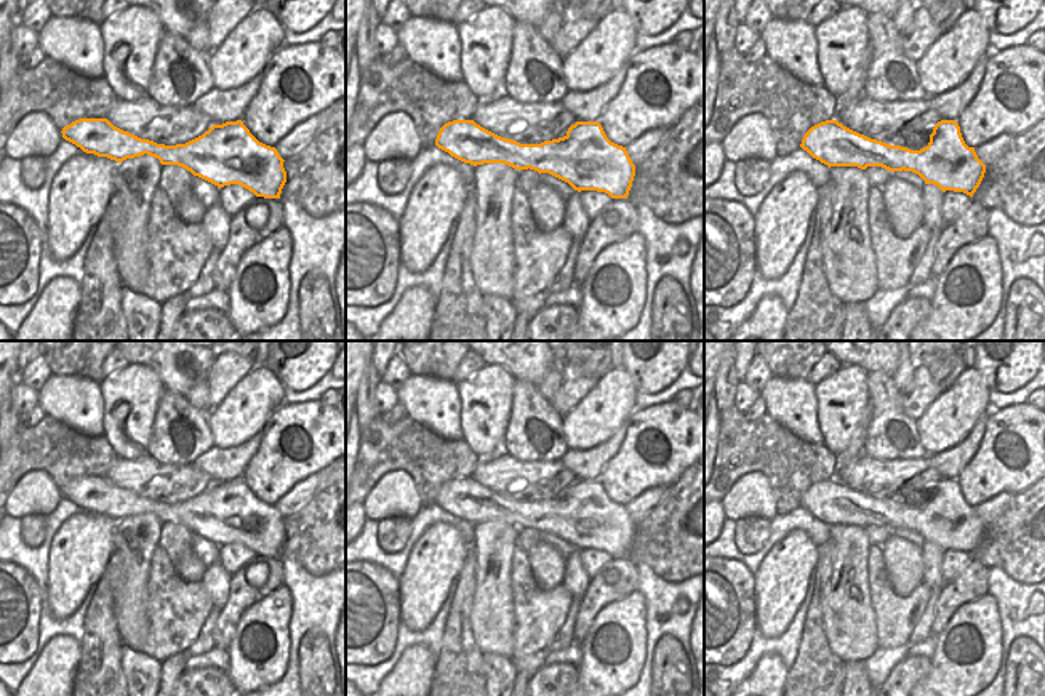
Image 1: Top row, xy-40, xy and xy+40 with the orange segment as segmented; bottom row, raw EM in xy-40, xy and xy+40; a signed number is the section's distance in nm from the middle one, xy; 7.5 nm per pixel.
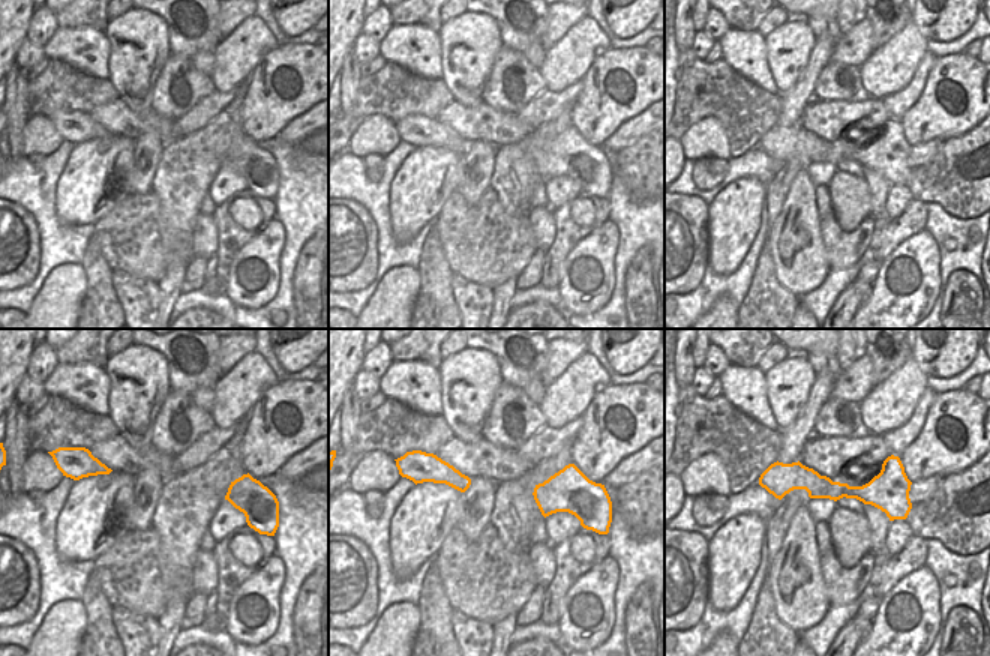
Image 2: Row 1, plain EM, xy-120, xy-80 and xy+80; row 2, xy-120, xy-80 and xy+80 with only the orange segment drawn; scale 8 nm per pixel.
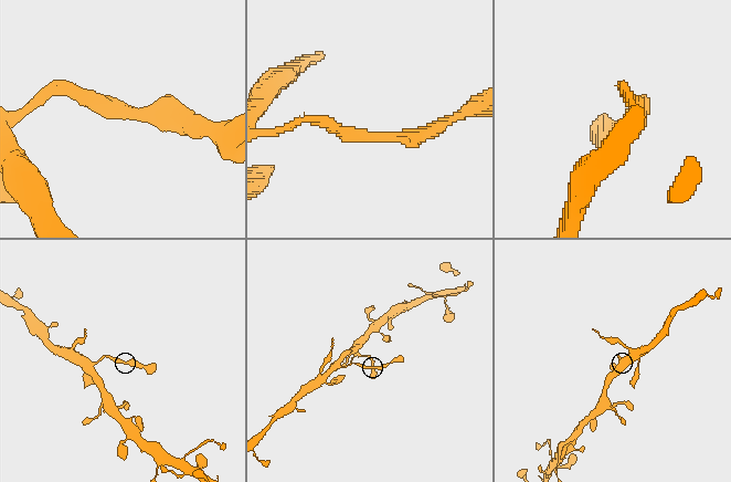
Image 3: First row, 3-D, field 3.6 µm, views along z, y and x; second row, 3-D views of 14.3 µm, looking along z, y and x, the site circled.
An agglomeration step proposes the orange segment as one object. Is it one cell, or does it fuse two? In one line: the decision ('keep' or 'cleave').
cleave

